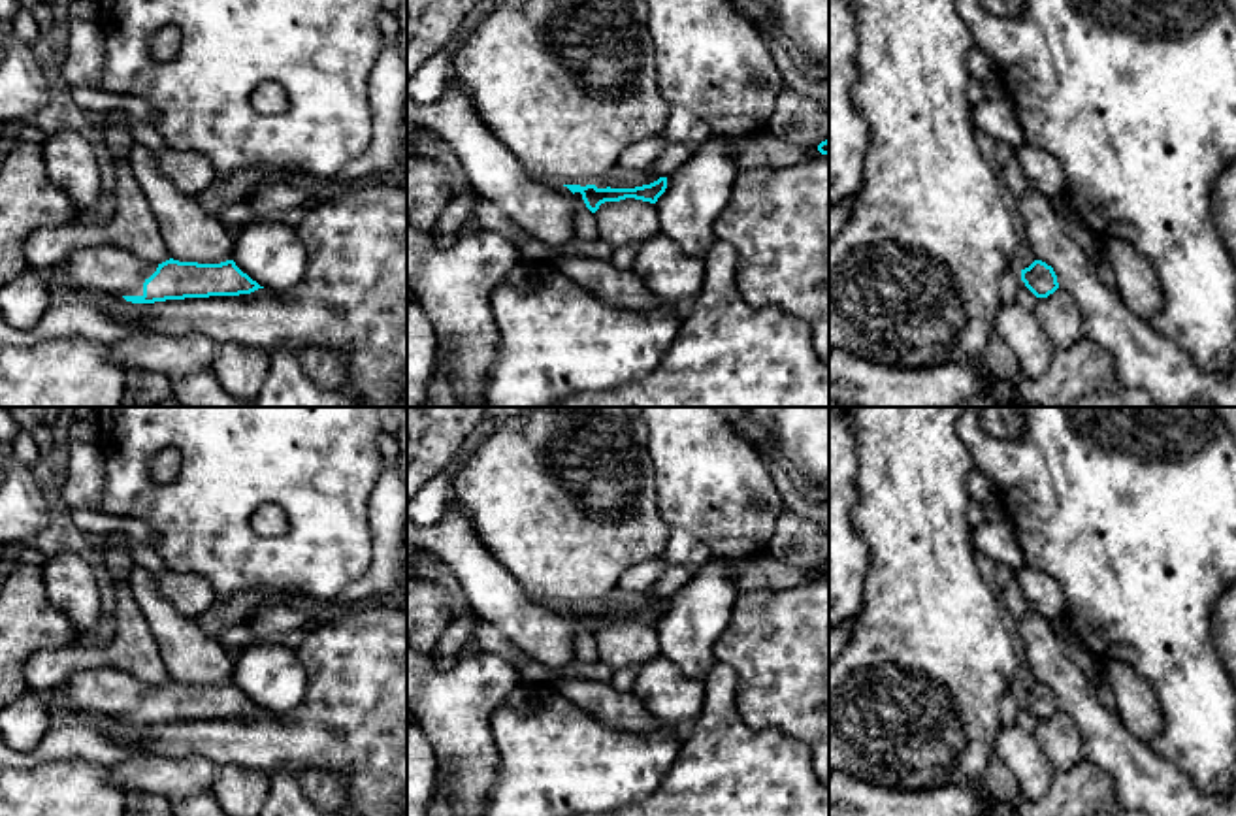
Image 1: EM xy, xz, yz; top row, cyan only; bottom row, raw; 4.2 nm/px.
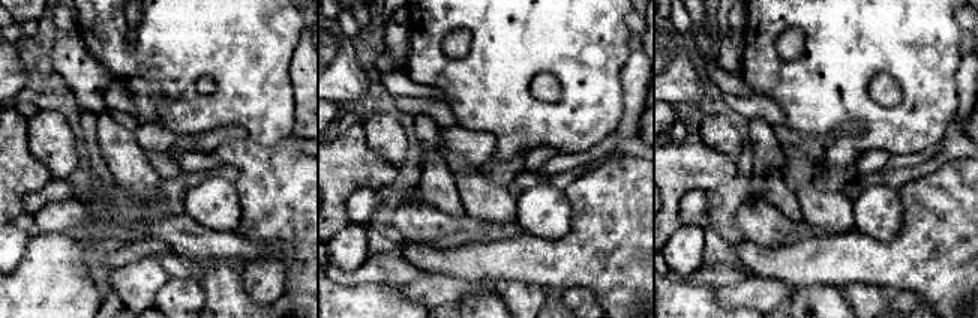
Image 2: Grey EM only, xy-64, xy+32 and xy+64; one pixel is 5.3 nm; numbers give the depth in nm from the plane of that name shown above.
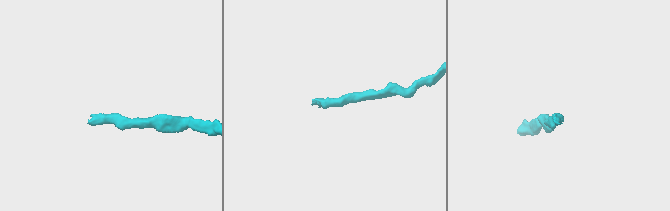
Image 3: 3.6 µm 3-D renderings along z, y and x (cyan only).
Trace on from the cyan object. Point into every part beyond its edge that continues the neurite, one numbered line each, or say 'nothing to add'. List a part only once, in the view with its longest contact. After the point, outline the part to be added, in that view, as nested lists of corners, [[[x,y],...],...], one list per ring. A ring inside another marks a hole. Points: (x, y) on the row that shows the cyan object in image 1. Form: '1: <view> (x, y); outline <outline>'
1: xy (115, 270); outline [[[81,247],[68,254],[60,281],[77,283],[117,296],[143,296],[143,283],[158,264],[147,262],[134,253],[113,247]]]

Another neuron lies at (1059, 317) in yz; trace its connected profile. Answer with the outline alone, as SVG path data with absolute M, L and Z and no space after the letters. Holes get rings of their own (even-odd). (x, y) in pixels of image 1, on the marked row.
M1057 288L1048 298L1038 298L1033 315L1055 349L1066 349L1083 335L1083 317L1065 288Z

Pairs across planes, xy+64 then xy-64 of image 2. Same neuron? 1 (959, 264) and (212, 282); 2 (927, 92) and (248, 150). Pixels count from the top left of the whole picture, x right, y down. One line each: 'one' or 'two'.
1: two
2: two

